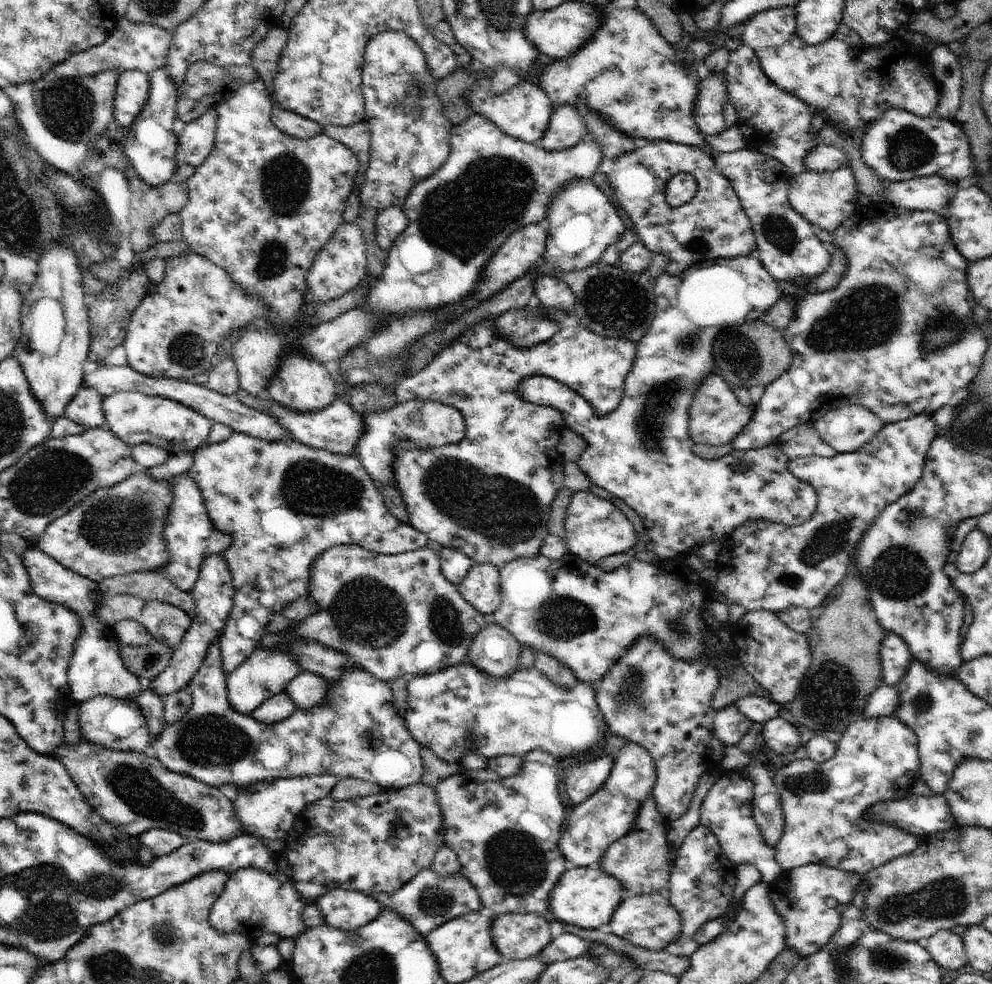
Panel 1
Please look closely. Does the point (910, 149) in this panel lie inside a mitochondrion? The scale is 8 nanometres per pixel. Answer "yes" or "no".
yes

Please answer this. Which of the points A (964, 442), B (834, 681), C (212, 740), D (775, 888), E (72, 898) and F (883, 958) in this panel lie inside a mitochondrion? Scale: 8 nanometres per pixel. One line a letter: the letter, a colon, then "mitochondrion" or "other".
A: mitochondrion
B: mitochondrion
C: mitochondrion
D: other
E: mitochondrion
F: mitochondrion

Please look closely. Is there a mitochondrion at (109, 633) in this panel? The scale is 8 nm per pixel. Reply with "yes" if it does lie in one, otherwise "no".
no

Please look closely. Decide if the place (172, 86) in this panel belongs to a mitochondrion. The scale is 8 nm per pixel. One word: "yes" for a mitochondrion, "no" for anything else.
no

